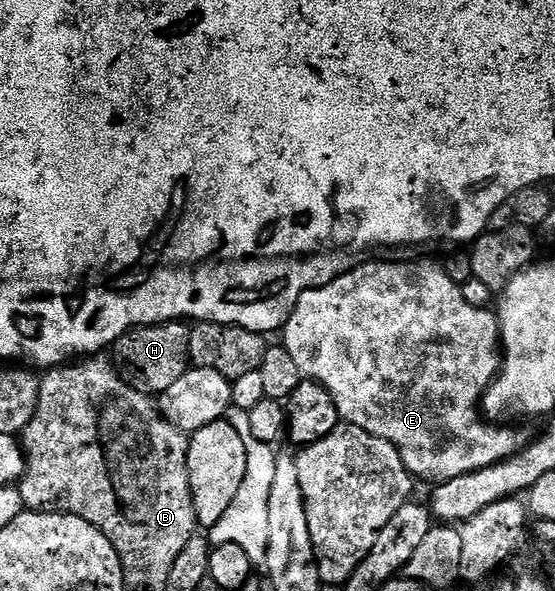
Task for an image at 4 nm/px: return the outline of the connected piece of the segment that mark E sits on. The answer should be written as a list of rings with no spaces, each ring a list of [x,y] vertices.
[[[371,260],[347,274],[341,274],[327,286],[318,286],[315,290],[306,290],[300,296],[292,316],[284,327],[284,345],[288,352],[292,352],[292,360],[300,368],[303,379],[318,382],[332,396],[338,409],[338,417],[345,425],[364,428],[372,436],[380,440],[388,440],[402,457],[402,463],[411,475],[423,478],[429,484],[447,482],[456,476],[464,476],[476,472],[480,468],[488,468],[492,464],[502,462],[518,453],[520,443],[518,434],[514,430],[501,430],[501,425],[491,424],[484,420],[480,413],[480,403],[486,389],[494,383],[498,372],[502,368],[504,351],[500,345],[500,331],[498,316],[493,309],[472,308],[468,300],[464,300],[462,287],[456,285],[448,276],[445,265],[434,262],[394,262],[398,260]]]

